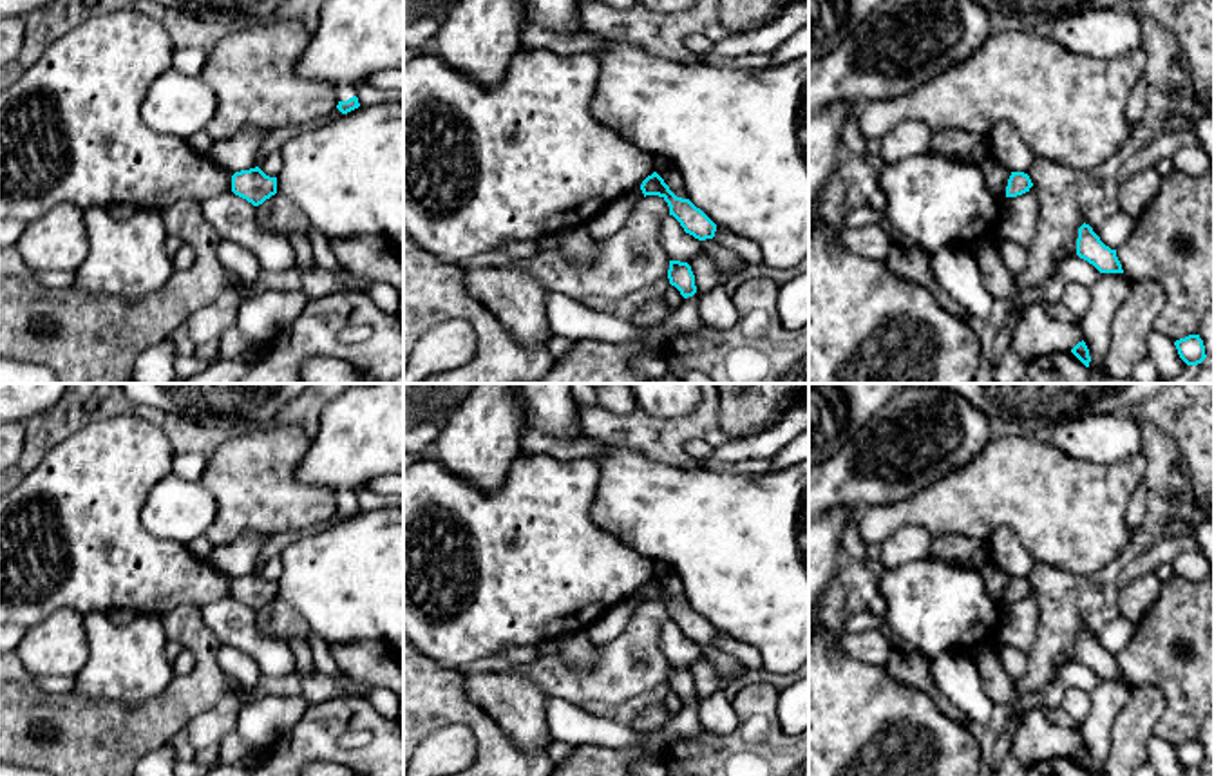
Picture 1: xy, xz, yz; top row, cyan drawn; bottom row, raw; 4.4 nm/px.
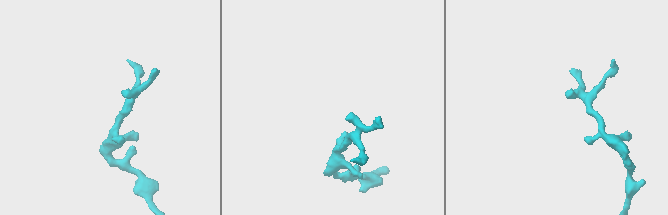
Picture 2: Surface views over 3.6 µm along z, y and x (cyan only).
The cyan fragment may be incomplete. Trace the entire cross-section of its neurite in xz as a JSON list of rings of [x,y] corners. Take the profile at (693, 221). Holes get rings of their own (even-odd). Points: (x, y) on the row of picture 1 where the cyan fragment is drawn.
[[[657,172],[642,181],[640,190],[644,197],[662,197],[669,206],[669,215],[680,222],[686,233],[693,235],[698,241],[715,237],[716,224],[689,199],[677,197]]]

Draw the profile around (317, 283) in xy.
[[[297,264],[297,270],[302,279],[302,291],[309,298],[322,298],[326,295],[333,293],[346,293],[346,291],[362,291],[369,288],[371,280],[360,275],[353,275],[346,270],[340,271],[329,271],[320,268],[318,264],[313,264],[309,270],[302,270]]]

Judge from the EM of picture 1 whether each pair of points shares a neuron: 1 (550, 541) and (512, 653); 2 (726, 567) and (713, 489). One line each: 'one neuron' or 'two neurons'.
1: two neurons
2: one neuron

